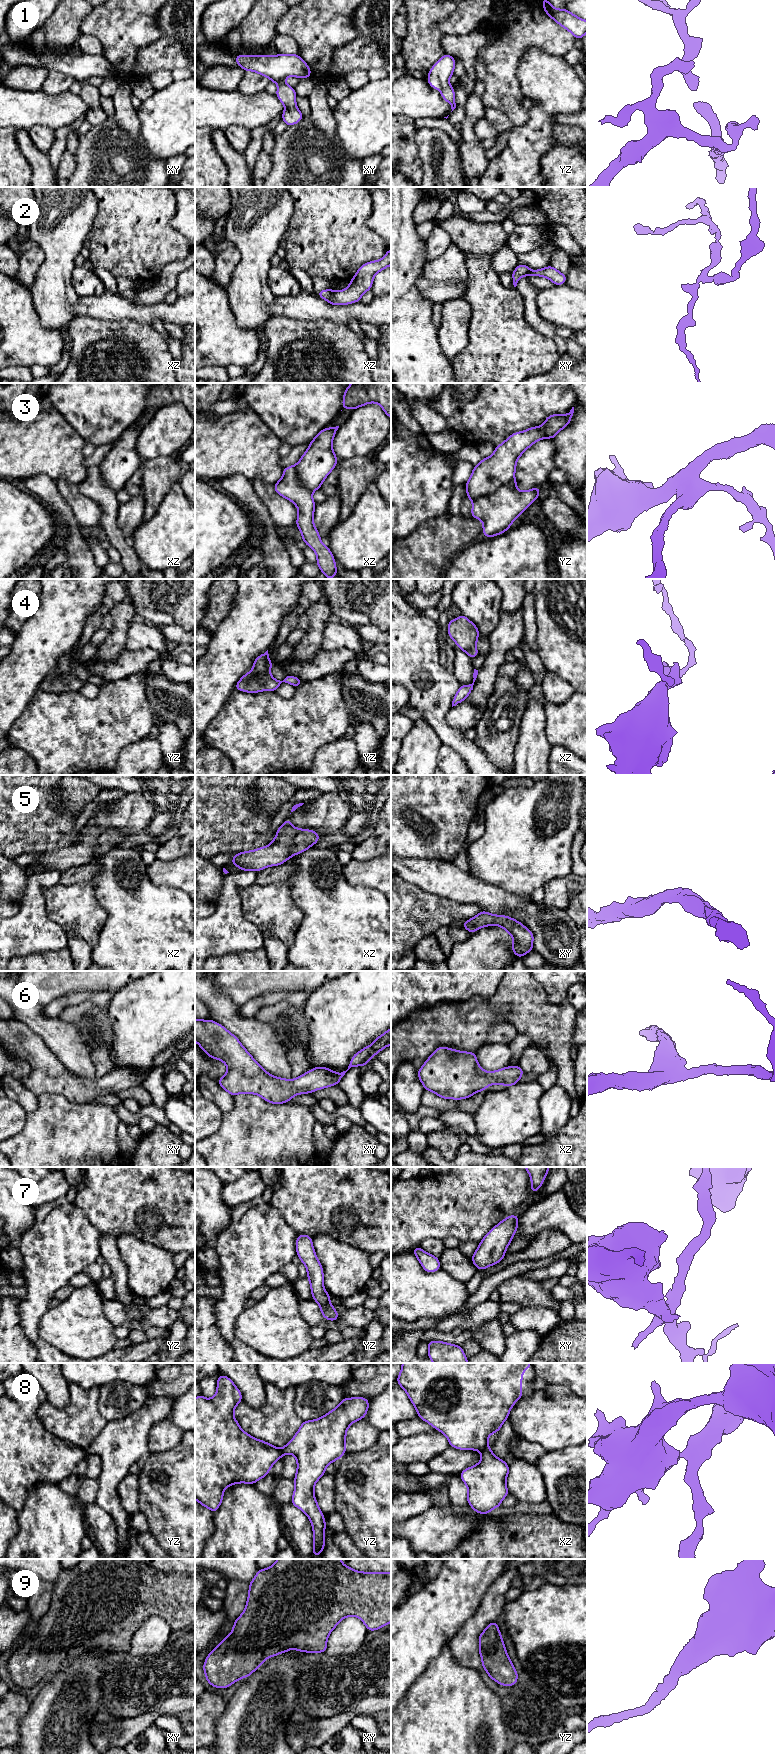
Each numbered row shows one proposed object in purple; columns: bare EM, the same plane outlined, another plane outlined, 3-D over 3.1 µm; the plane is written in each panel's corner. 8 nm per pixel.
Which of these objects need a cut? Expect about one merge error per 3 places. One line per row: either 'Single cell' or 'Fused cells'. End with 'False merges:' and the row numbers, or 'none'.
1: Single cell
2: Fused cells
3: Fused cells
4: Single cell
5: Single cell
6: Single cell
7: Single cell
8: Fused cells
9: Single cell
False merges: 2, 3, 8

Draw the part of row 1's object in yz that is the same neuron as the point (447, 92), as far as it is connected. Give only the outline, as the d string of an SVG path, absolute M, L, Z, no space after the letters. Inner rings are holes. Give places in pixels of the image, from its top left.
M445 54L430 69L427 79L432 88L438 89L441 92L443 99L451 105L452 111L456 108L455 91L448 81L454 74L454 68L455 58Z

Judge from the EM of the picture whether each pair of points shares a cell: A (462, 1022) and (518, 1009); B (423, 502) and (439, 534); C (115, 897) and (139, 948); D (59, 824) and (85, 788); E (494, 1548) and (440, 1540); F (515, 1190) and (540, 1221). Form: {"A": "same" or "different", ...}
{"A": "different", "B": "different", "C": "same", "D": "different", "E": "different", "F": "different"}

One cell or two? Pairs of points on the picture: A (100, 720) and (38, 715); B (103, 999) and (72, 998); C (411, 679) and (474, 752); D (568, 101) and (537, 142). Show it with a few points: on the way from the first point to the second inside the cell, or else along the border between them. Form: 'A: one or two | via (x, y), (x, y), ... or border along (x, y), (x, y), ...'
A: one | via (85, 720), (53, 720)
B: one | via (95, 996), (80, 997)
C: one | via (430, 699), (437, 722), (454, 738)
D: one | via (556, 105), (541, 120), (537, 130)

